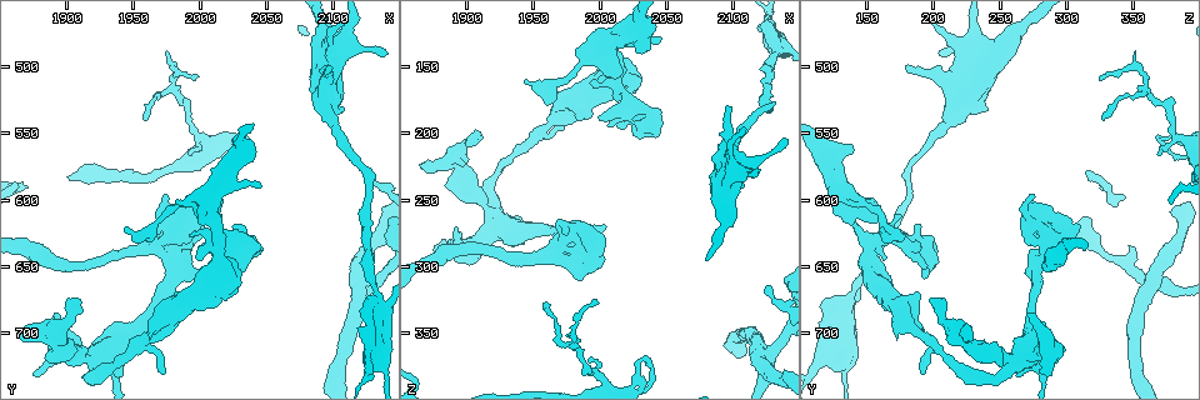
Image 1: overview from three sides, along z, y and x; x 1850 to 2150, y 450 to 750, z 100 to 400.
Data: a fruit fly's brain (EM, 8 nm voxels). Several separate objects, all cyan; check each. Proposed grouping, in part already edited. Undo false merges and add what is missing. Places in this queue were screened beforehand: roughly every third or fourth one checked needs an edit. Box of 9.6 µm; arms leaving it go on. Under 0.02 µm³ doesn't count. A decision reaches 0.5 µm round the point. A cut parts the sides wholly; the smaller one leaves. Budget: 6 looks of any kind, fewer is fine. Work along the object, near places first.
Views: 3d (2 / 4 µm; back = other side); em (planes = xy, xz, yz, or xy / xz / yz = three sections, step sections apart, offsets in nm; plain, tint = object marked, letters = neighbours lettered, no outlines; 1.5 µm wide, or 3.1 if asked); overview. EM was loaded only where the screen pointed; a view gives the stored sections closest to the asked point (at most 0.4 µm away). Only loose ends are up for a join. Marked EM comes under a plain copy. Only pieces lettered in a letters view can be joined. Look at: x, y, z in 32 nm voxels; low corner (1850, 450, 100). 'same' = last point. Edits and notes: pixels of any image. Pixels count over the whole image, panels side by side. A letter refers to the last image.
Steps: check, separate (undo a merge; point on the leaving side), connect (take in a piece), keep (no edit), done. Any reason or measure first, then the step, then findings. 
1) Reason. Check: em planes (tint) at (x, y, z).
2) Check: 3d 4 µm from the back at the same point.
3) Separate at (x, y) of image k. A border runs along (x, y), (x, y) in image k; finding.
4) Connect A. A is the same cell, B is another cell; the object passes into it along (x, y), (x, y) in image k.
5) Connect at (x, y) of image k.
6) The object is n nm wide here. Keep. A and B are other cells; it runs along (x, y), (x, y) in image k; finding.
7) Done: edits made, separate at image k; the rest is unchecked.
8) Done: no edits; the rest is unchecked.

Tapers out. Check: 3d 4 µm from the back at (2000, 506, 326).

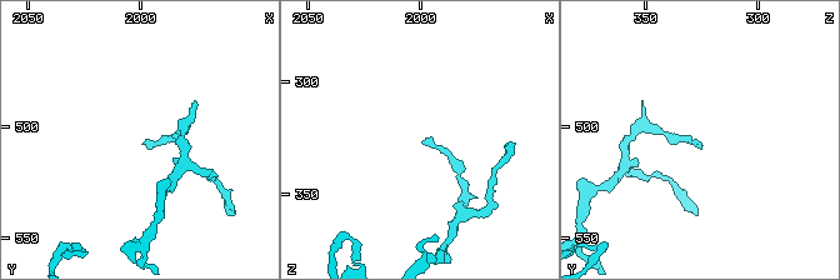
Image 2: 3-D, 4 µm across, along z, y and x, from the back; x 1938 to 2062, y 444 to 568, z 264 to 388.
Now the EM. Check: em yz step 8 (letters) at (1998, 507, 328).

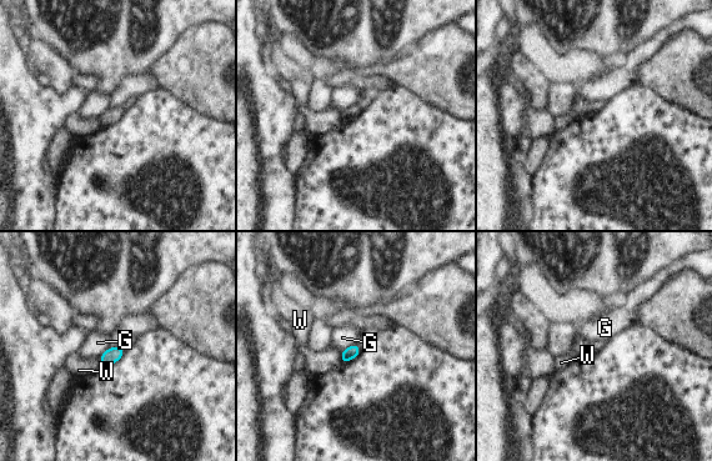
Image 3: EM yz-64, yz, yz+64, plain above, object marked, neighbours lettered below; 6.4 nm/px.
Keep. G and W are other cells; a border runs along (356, 342), (341, 351) in image 3; no lettered piece goes on from it.

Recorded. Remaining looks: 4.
Check: em planes (letters) at (1970, 732, 192).

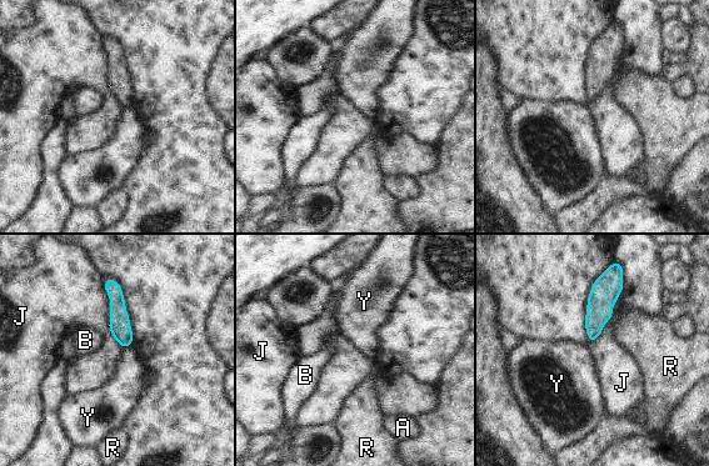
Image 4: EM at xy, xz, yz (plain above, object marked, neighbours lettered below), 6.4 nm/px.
The longest contact is with J, 160 nm. Keep. A, B, J, R and Y are other cells; it runs along (108, 281), (129, 342) in image 4; no lettered piece goes on from it.

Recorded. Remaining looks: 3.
An open end. Check: 3d 4 µm at (2122, 688, 120).

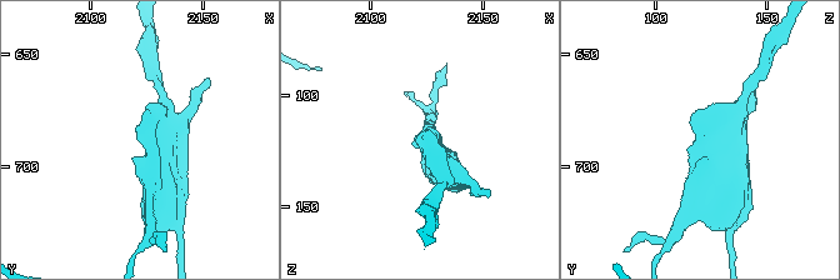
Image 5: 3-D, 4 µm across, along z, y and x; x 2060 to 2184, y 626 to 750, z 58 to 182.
Check: em xy step 4 (letters) at (2122, 689, 119).

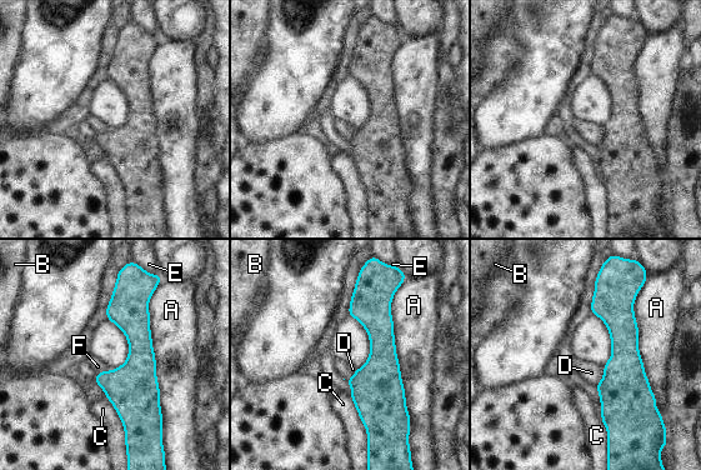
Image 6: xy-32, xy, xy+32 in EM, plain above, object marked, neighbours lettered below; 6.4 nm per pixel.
Keep. A, B, C, D, E and F are other cells; it runs along (128, 269), (138, 375), (123, 410) in image 6; no lettered piece goes on from it.

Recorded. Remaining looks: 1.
Done: no edits; the rest is unchecked.

